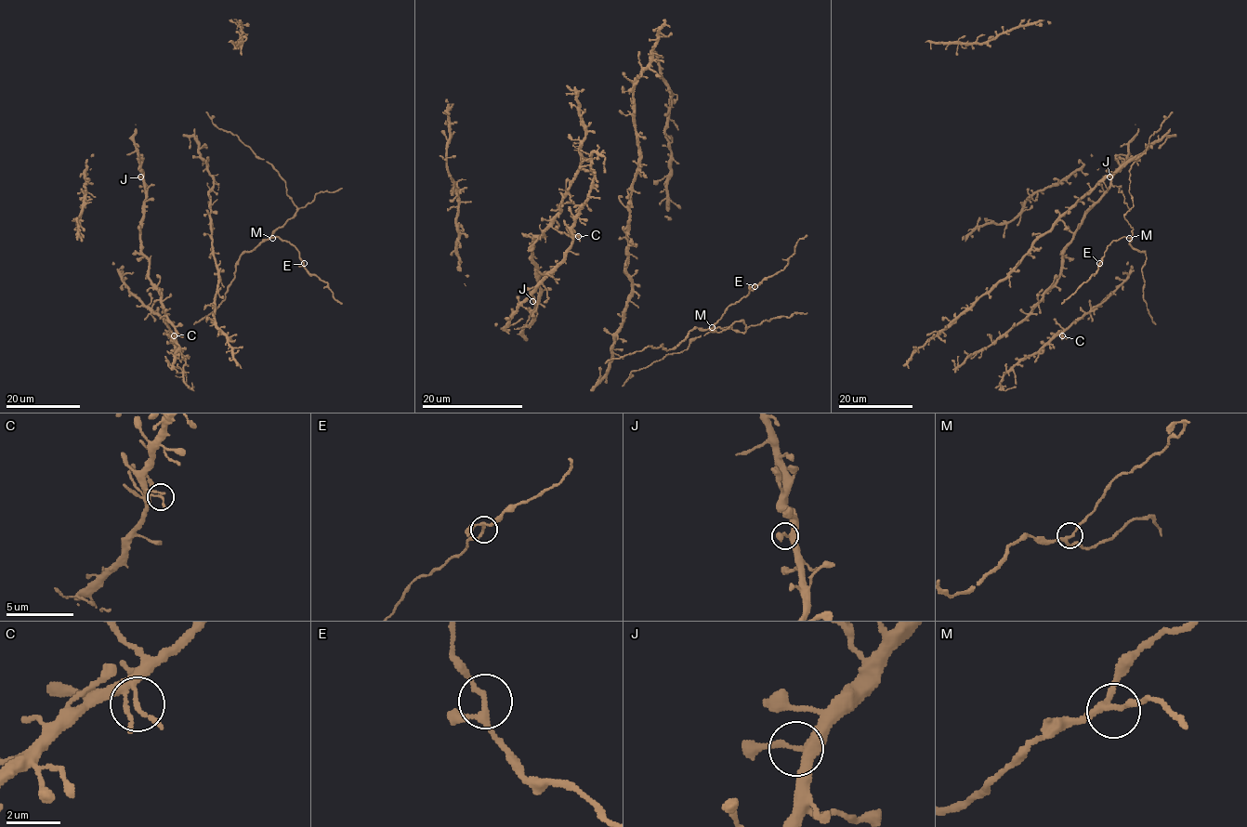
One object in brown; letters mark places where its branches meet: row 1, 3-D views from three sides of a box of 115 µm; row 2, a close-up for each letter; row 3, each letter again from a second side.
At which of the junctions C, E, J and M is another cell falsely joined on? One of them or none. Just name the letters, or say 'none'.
none

